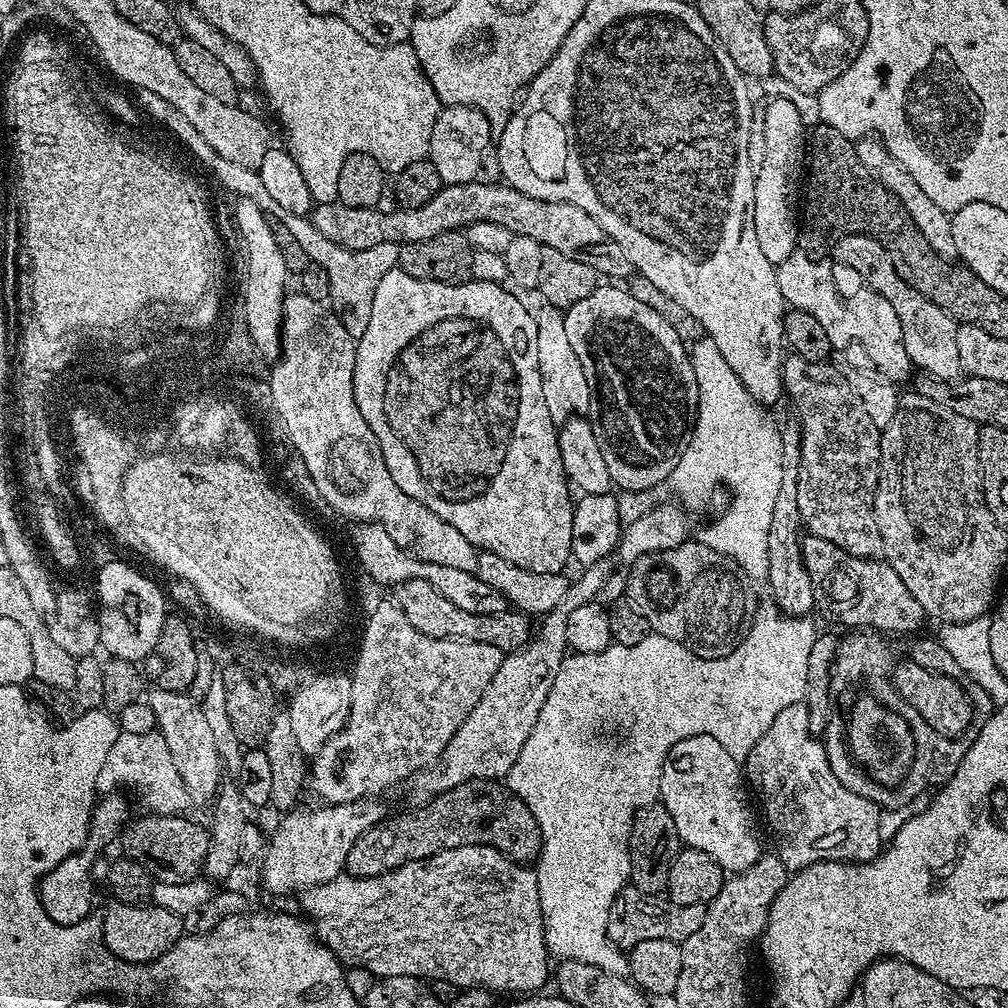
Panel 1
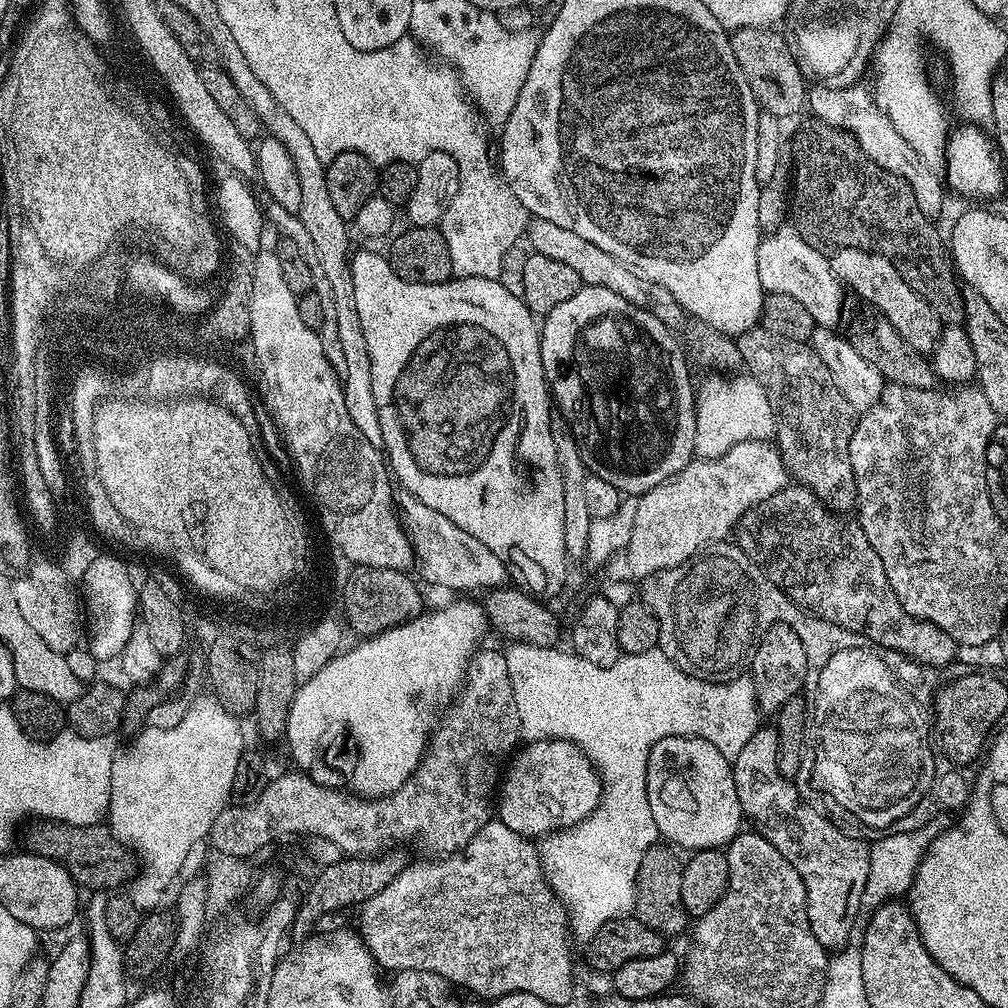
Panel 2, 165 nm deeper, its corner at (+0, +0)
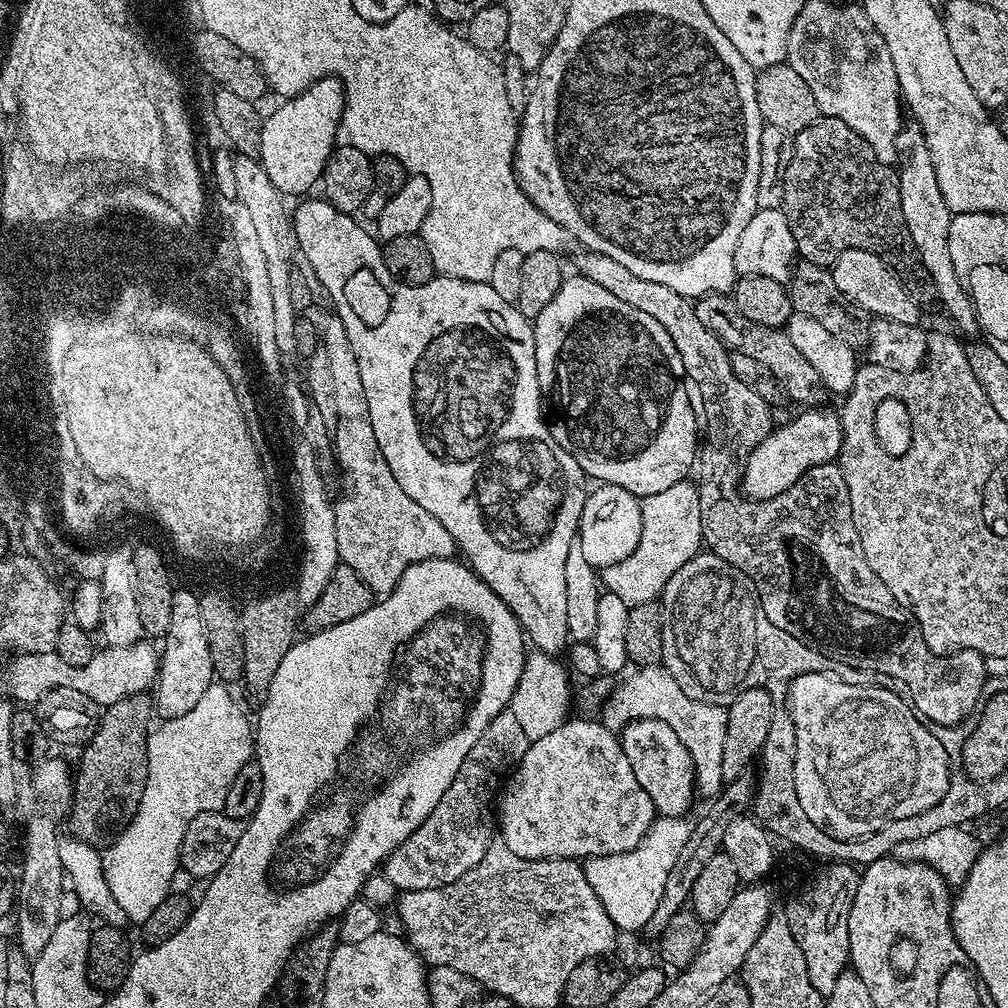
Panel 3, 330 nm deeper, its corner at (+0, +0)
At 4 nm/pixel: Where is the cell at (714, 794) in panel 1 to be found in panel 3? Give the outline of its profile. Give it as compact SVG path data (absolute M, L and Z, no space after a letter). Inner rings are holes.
M631 720L619 733L619 738L626 758L630 758L634 778L638 778L642 790L650 794L650 802L654 802L657 813L661 817L683 817L692 804L692 788L697 787L697 782L696 768L678 734L674 734L666 722Z

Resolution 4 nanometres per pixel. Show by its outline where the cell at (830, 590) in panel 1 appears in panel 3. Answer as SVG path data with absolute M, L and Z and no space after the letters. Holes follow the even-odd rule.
M584 250L576 258L575 271L579 275L590 278L590 282L598 282L598 286L610 290L614 298L626 302L626 306L634 306L634 310L642 310L642 314L650 314L650 318L655 318L662 325L662 330L670 334L670 342L674 342L674 350L678 350L678 358L682 358L685 377L692 380L702 394L702 443L698 448L698 463L694 472L700 475L696 489L703 547L718 558L730 562L730 566L748 577L768 622L776 626L778 631L792 634L811 648L832 653L838 657L836 664L845 669L861 668L864 672L877 672L880 676L889 676L905 684L911 703L925 721L933 725L953 726L972 707L973 700L982 694L986 679L984 657L974 650L962 650L950 656L935 656L928 649L920 627L880 583L878 574L874 574L874 570L870 570L870 562L866 562L866 554L862 554L862 542L858 542L858 530L854 530L854 518L850 510L850 490L846 490L846 478L839 463L823 464L806 470L806 474L802 474L802 478L798 478L790 490L774 498L749 500L741 491L744 462L754 446L758 446L758 442L762 442L762 438L772 432L774 421L770 404L754 394L745 383L738 382L731 366L729 349L711 330L702 326L696 305L689 297L678 294L678 290L670 290L670 286L638 278L638 274L626 270L626 266L614 262L614 258L606 258L606 254Z

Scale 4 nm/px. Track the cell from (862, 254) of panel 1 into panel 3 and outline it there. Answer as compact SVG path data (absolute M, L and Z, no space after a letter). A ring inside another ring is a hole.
M842 250L838 258L830 266L832 284L838 286L840 293L850 302L854 302L873 317L889 320L890 322L906 322L919 325L921 305L906 290L906 286L896 275L896 270L891 268L878 254L870 254L870 250Z

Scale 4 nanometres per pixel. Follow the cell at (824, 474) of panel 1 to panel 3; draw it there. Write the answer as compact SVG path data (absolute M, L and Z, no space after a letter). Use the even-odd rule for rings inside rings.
M724 294L699 297L695 305L702 326L711 330L729 349L748 354L768 366L780 384L783 395L789 396L794 403L800 404L796 406L816 406L819 405L816 403L826 396L826 389L818 378L814 366L810 366L810 362L806 362L806 358L795 348L794 342L790 342L784 328L758 326L758 322L750 322L750 318L742 318L742 314L738 314L731 298Z

